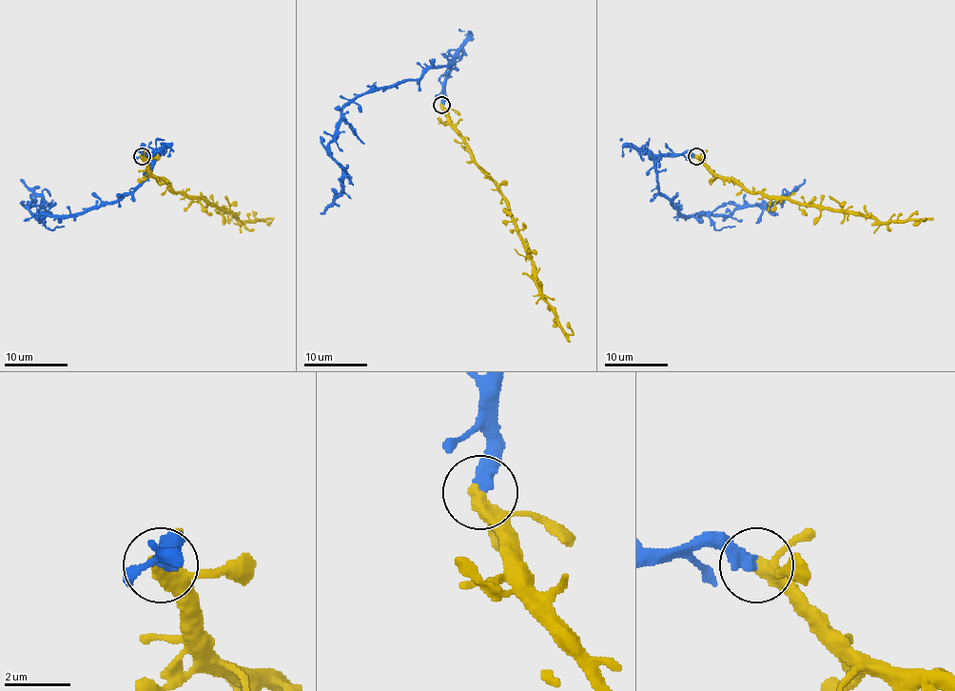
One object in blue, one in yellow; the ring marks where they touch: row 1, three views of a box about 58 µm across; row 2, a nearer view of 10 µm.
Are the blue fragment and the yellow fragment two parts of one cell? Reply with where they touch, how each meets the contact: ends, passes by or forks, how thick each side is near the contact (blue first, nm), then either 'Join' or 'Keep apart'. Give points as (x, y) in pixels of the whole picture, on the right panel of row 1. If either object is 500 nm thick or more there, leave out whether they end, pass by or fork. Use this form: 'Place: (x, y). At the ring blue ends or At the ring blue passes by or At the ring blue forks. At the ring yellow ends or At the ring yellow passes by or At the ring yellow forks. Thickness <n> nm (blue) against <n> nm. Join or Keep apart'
Place: (696, 156). At the ring blue ends. At the ring yellow passes by. Thickness 480 nm (blue) against 400 nm. Join

